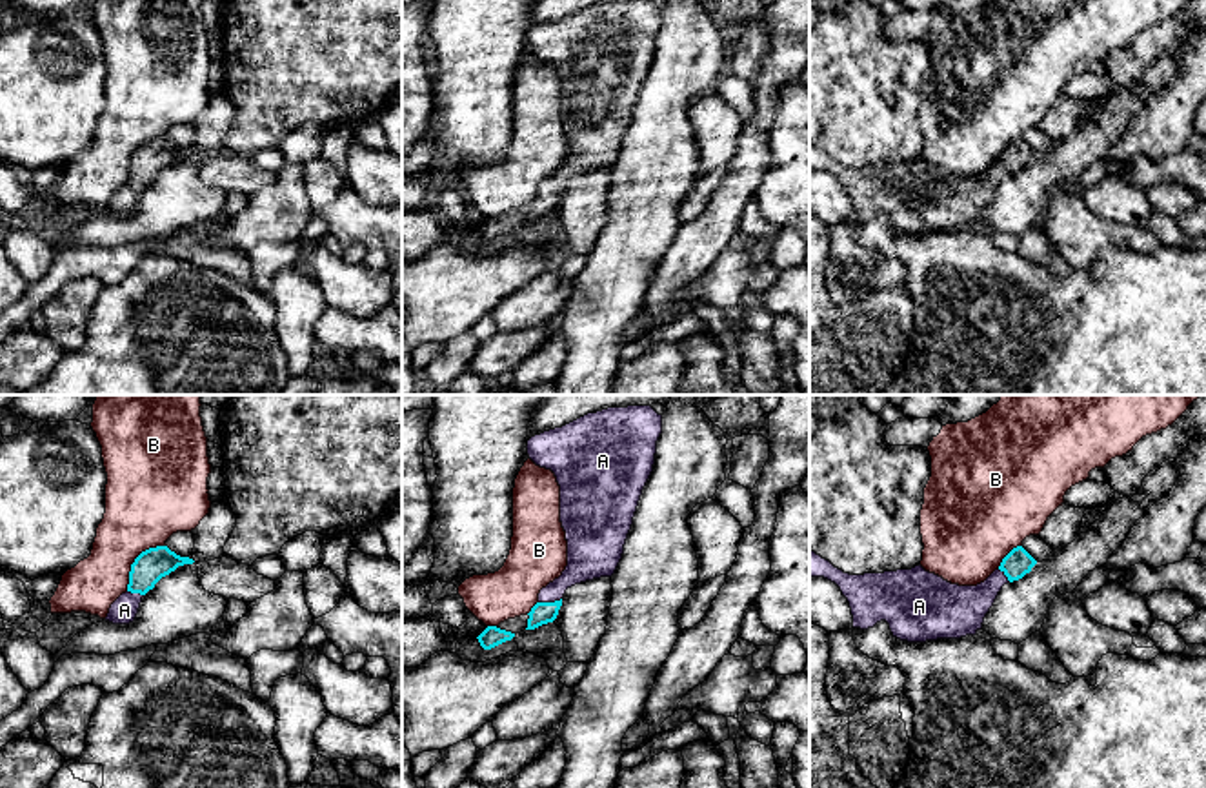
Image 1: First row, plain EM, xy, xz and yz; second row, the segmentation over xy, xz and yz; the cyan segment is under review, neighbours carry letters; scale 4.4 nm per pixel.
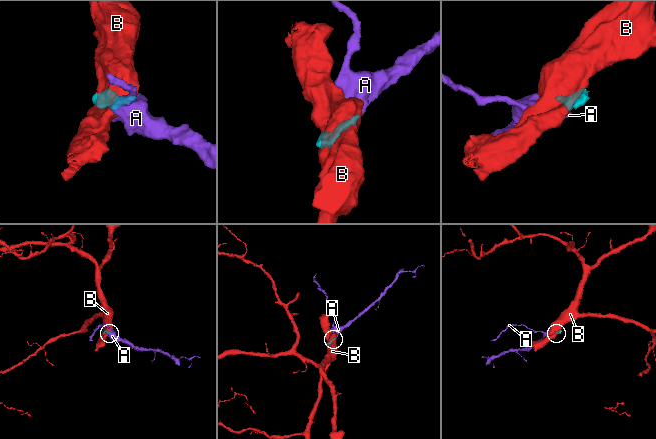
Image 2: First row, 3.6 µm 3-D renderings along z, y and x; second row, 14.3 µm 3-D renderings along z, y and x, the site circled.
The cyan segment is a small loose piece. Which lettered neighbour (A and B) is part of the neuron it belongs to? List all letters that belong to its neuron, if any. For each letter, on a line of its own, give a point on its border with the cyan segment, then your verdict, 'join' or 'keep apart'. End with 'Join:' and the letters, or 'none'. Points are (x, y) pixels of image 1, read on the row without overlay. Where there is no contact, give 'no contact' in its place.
A: meets cyan in xz at (550, 195); join
B: meets cyan in xy at (135, 153); keep apart
Join: A

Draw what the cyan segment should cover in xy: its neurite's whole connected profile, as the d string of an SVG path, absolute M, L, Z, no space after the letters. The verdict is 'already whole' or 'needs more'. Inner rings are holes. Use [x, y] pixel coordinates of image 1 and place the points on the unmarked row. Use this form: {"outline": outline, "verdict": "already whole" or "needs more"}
{"outline": "M156 138L142 144L131 157L127 184L111 197L106 213L113 217L133 215L142 189L153 182L162 169L169 167L178 158L193 155L193 151L180 149L167 138Z", "verdict": "needs more"}

